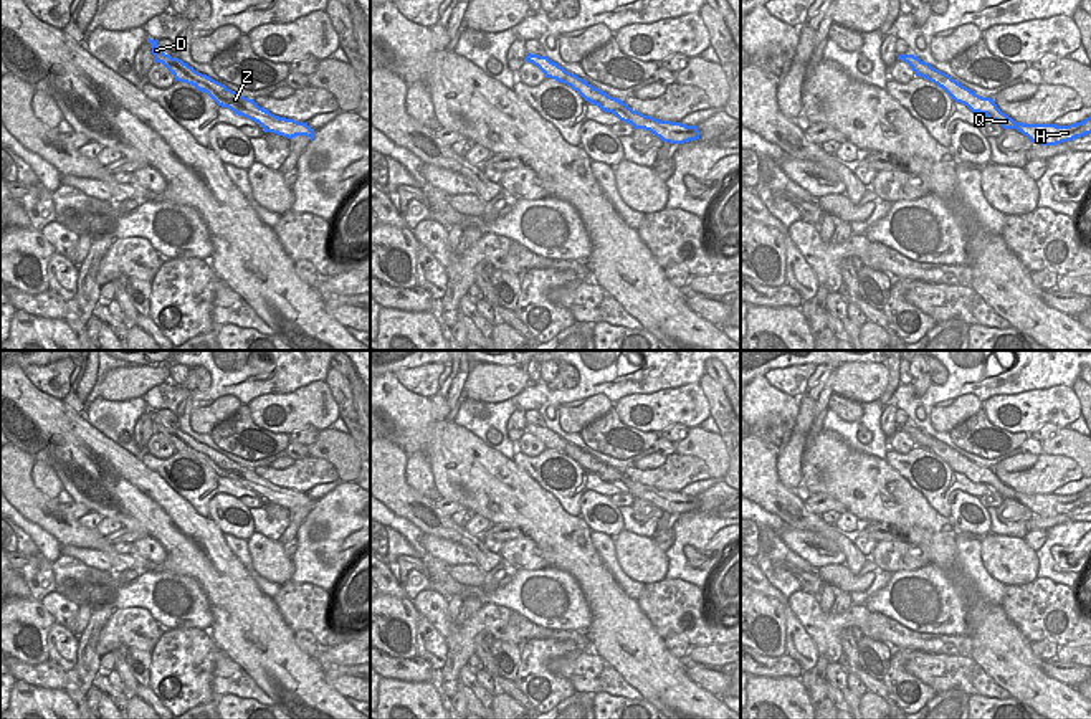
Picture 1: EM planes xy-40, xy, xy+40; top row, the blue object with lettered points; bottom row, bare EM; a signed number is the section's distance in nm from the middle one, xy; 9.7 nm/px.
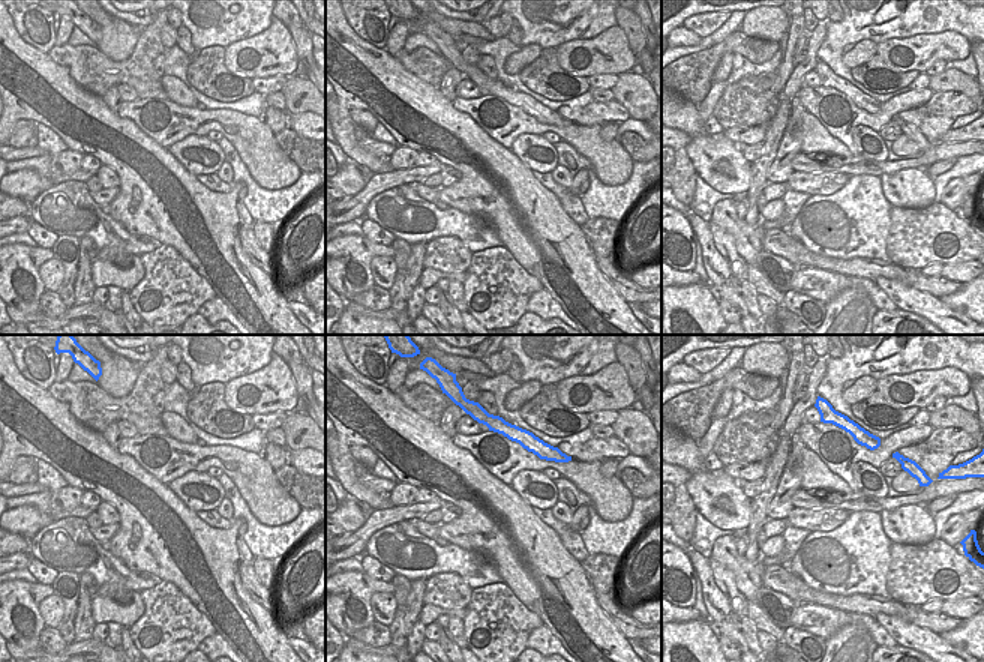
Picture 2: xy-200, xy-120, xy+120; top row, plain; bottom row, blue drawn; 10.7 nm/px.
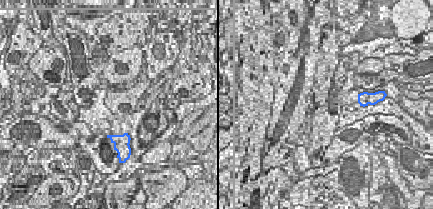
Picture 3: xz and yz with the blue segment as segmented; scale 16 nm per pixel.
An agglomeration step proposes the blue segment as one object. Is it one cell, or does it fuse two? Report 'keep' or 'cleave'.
cleave

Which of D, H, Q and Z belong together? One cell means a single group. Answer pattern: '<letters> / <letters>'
D H Z / Q

